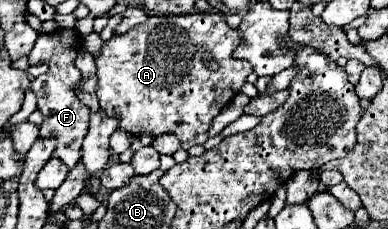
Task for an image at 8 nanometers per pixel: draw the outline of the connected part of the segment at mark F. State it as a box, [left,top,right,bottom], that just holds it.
[29,30,89,168]

